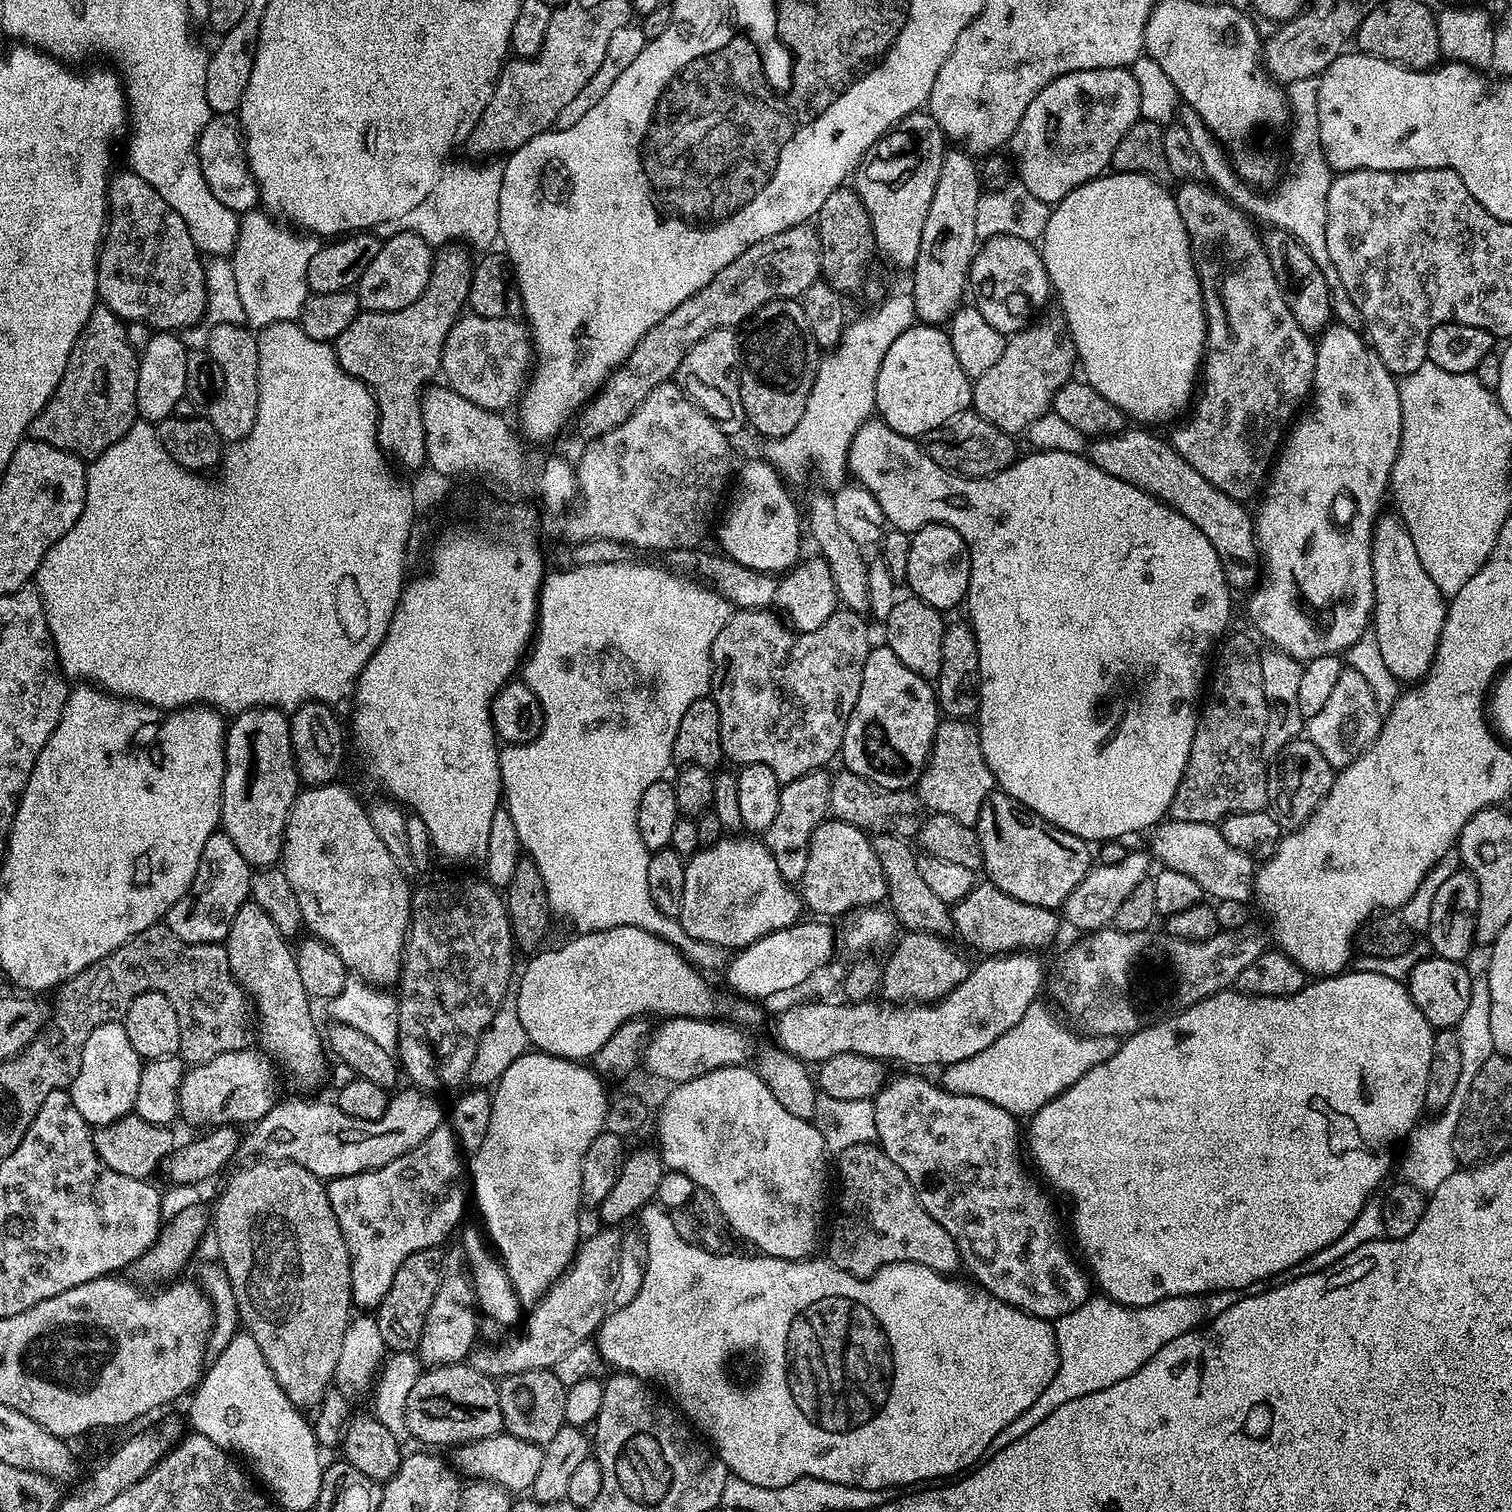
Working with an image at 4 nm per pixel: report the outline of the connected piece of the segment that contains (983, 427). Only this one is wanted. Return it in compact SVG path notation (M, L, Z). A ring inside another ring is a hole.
M965 410L957 419L949 420L947 424L929 432L922 447L929 458L938 462L938 466L948 469L949 472L975 478L993 476L995 472L1001 472L1016 463L1018 451L1016 452L1016 444L1012 440L1015 439L1009 433L986 422L986 418L982 418L975 410Z

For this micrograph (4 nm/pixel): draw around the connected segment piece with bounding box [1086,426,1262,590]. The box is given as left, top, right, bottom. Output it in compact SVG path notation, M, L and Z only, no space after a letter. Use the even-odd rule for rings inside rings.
M1132 427L1117 432L1115 436L1093 439L1086 448L1088 459L1094 466L1106 470L1106 474L1114 474L1114 478L1122 478L1122 482L1138 486L1138 490L1149 492L1157 500L1194 522L1194 526L1198 526L1198 530L1202 530L1202 534L1210 538L1210 546L1214 546L1218 554L1229 585L1236 590L1251 589L1261 575L1262 561L1256 546L1253 517L1244 509L1247 507L1206 482L1206 478L1202 478L1202 474L1198 474L1198 470L1194 470L1194 466L1190 466L1190 462L1186 462L1182 454L1173 450L1167 439L1159 440L1143 427Z

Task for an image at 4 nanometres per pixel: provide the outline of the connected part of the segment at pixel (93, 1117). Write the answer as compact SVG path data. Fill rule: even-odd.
M123 1023L100 1024L82 1046L82 1066L70 1089L78 1114L90 1126L112 1124L135 1109L142 1058L130 1046Z

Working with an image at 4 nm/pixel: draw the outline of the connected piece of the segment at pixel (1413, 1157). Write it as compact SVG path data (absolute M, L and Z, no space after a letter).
M1473 975L1466 1014L1462 1014L1460 1023L1456 1025L1454 1031L1462 1046L1462 1074L1458 1074L1456 1089L1448 1103L1433 1115L1436 1116L1433 1120L1425 1119L1412 1129L1406 1140L1408 1149L1404 1152L1404 1161L1400 1164L1400 1172L1404 1175L1401 1177L1425 1194L1430 1194L1438 1186L1442 1186L1442 1182L1446 1182L1450 1174L1458 1171L1452 1136L1456 1133L1458 1118L1464 1109L1464 1100L1468 1097L1470 1082L1474 1082L1474 1074L1478 1074L1478 1070L1482 1070L1482 1062L1486 1062L1486 1058L1490 1058L1496 1052L1494 1038L1490 1038L1490 986L1487 975Z

